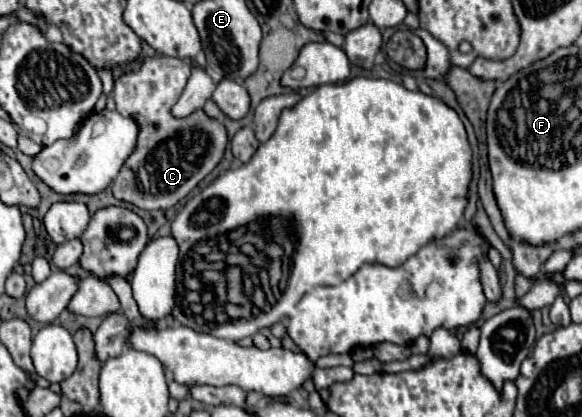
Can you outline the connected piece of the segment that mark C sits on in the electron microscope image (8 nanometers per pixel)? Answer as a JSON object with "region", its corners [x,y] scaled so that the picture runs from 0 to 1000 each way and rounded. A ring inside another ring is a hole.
{"region":[[[265,132],[265,137],[247,137],[241,151],[241,165],[234,170],[216,170],[196,194],[196,242],[199,242],[199,266],[220,281],[230,281],[237,295],[237,343],[227,372],[216,381],[210,396],[206,415],[192,434],[192,463],[199,477],[220,482],[227,492],[237,492],[241,477],[241,501],[289,501],[299,496],[306,482],[313,482],[385,376],[385,362],[392,353],[392,314],[378,285],[357,281],[347,261],[333,266],[330,276],[306,285],[292,271],[292,257],[309,237],[313,213],[326,185],[326,151],[320,141],[302,141],[289,132]]]}

